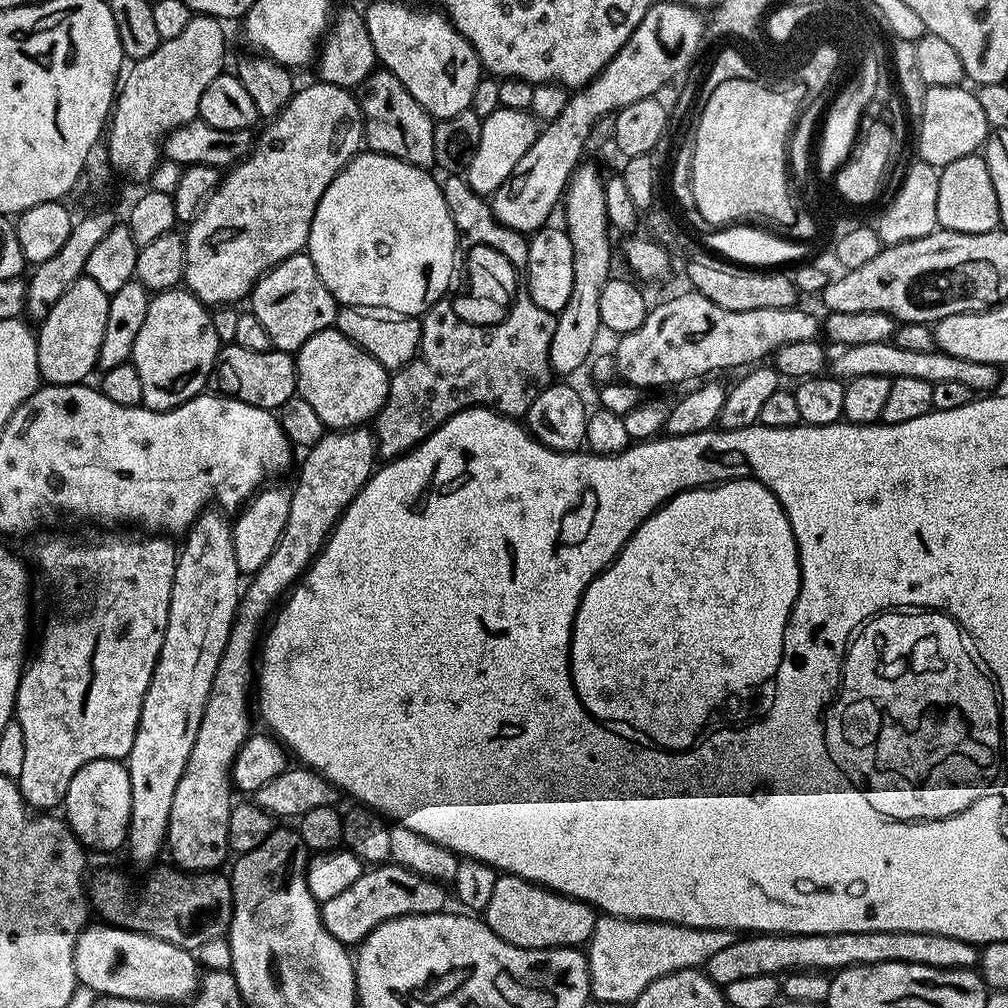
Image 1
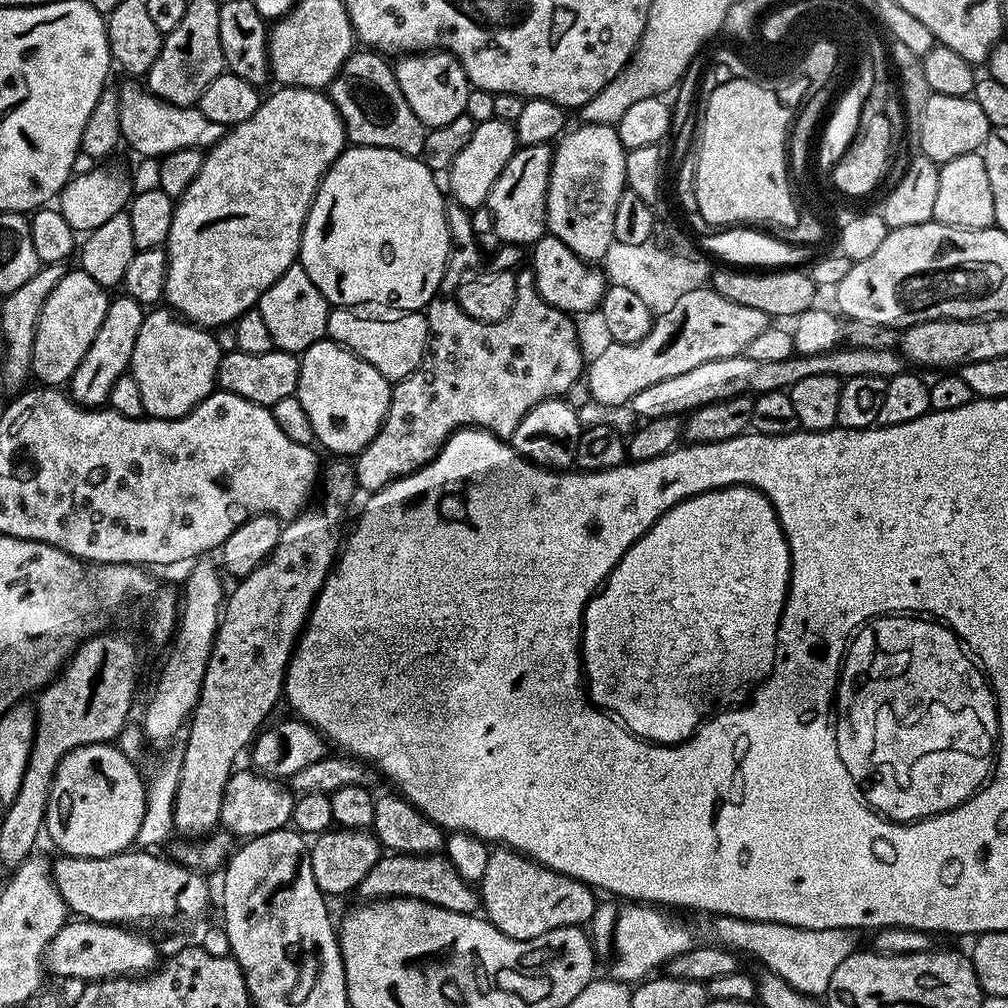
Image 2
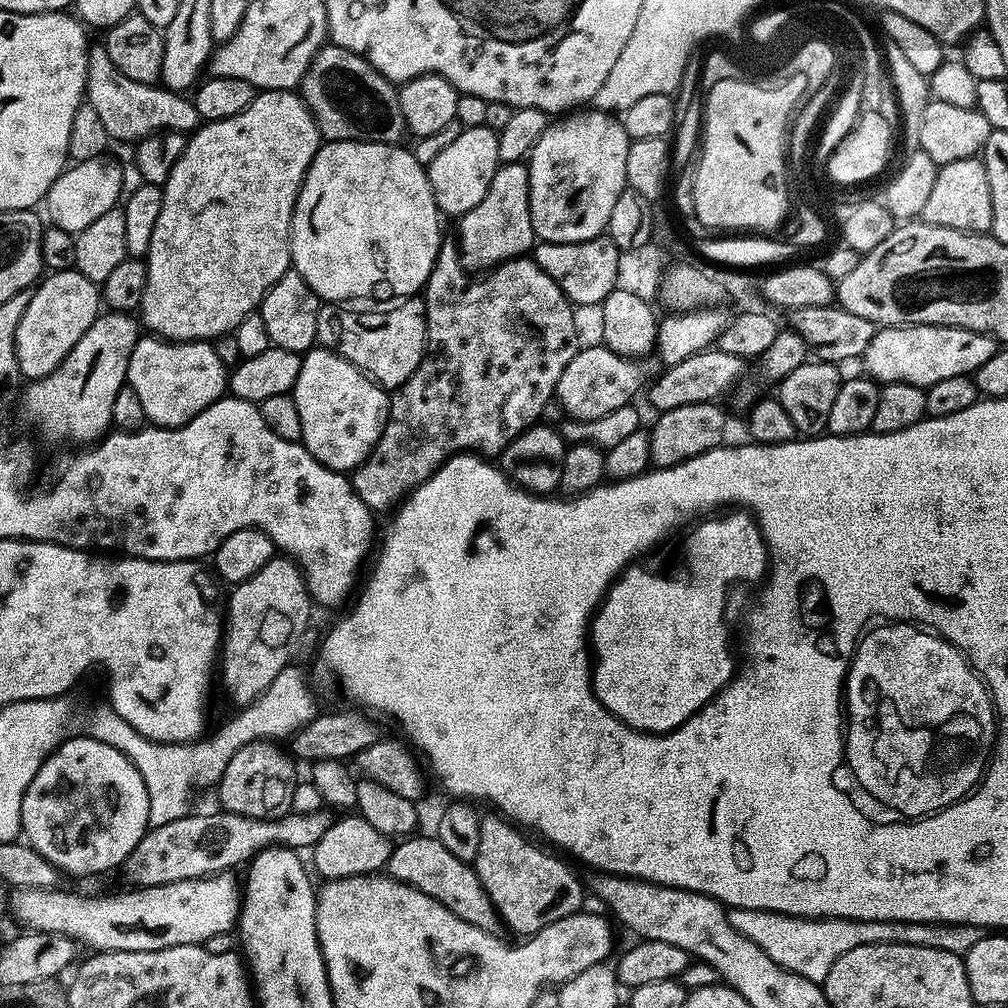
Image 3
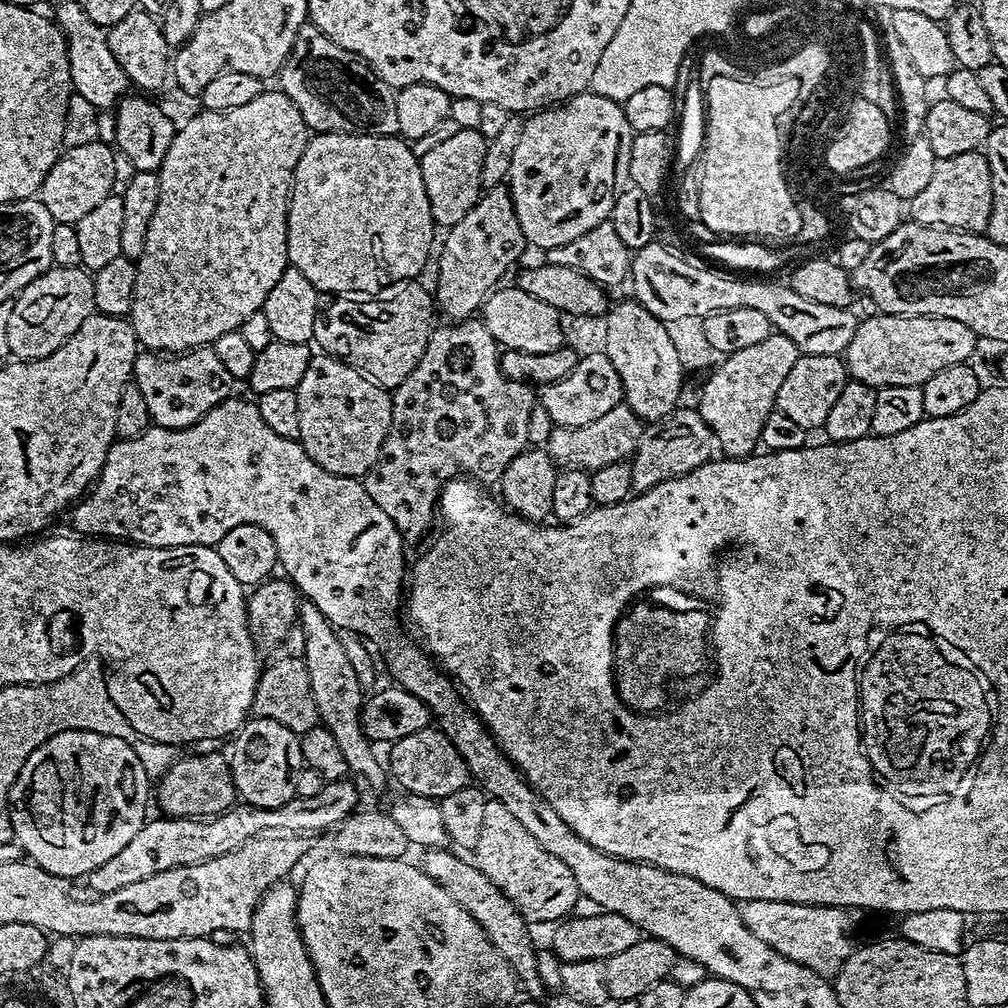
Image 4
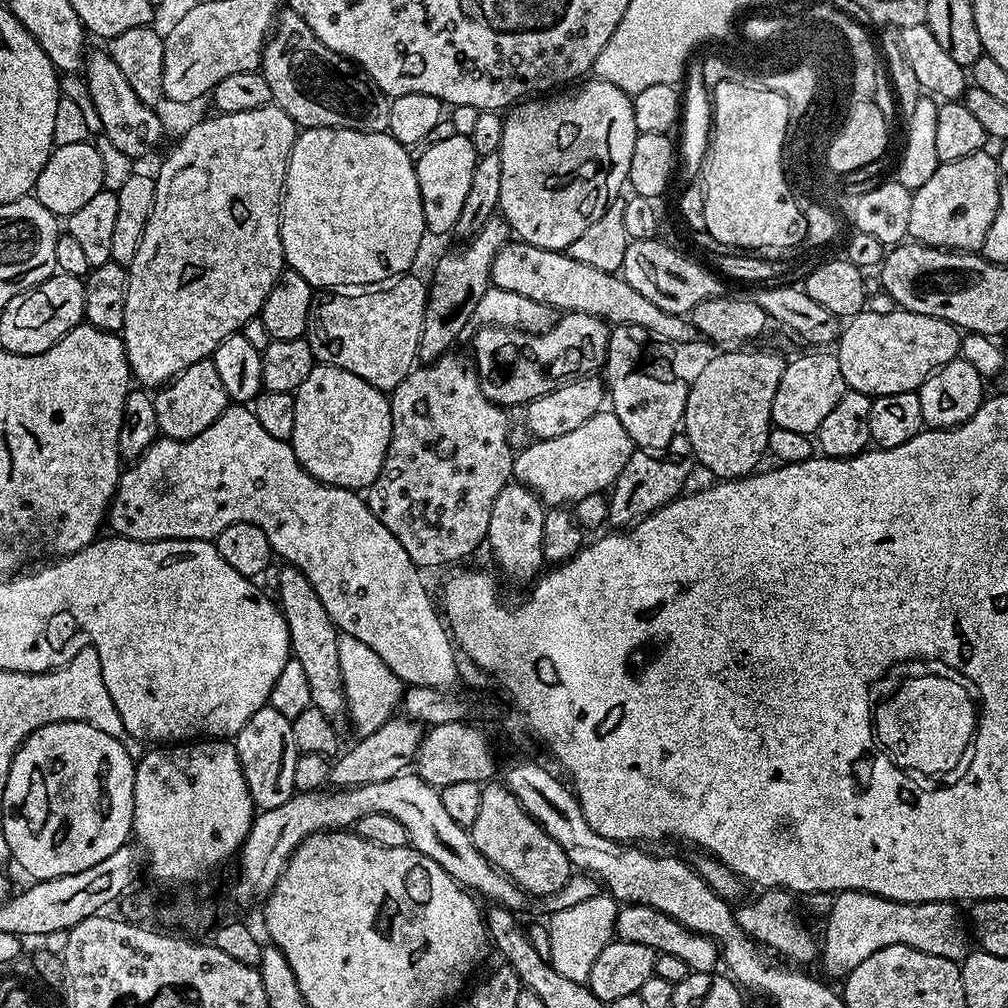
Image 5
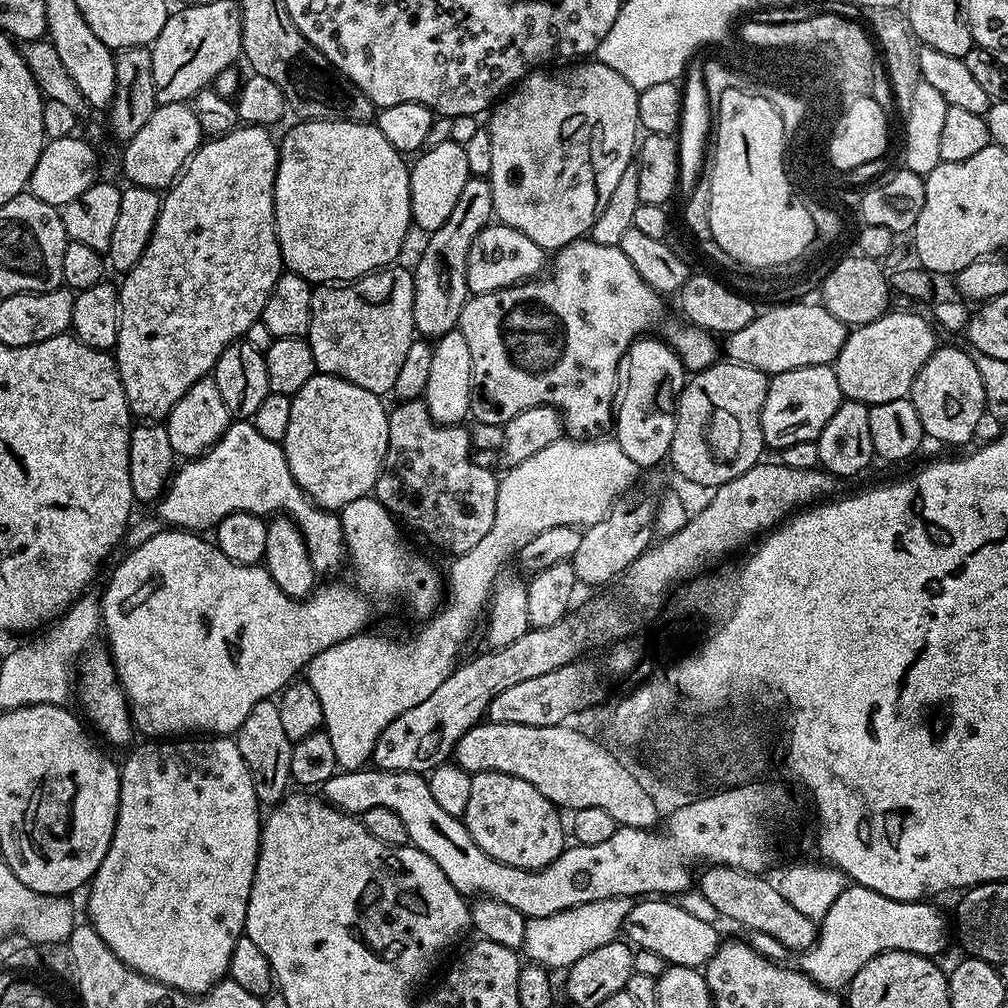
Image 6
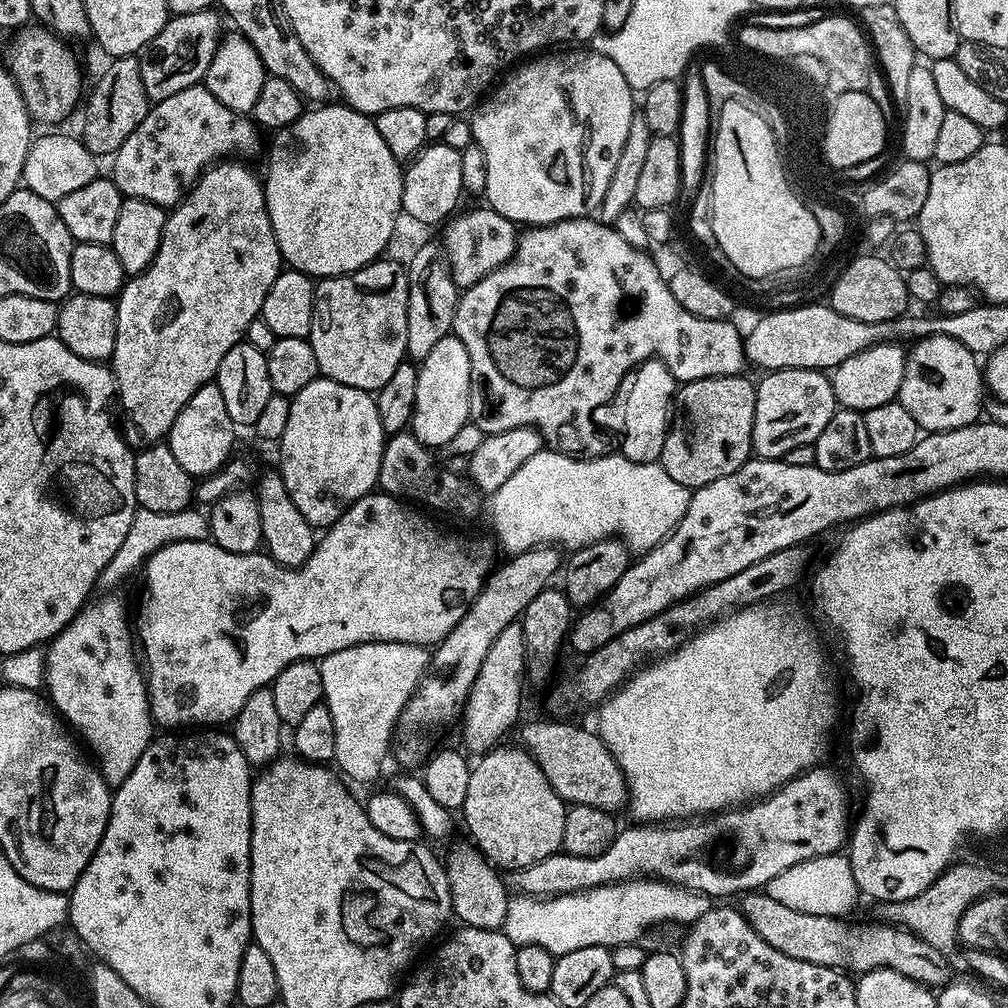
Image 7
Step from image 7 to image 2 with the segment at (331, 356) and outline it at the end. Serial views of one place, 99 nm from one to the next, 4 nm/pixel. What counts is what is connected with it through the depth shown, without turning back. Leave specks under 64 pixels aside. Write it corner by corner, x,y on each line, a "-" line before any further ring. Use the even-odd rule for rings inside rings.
345,304
328,313
327,339
370,362
389,382
404,380
424,361
428,350
428,318
423,311
407,312
385,304

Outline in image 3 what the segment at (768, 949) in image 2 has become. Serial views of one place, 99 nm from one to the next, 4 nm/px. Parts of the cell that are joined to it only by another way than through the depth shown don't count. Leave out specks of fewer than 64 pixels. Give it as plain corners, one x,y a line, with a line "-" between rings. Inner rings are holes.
733,908
728,912
728,921
740,934
746,934
754,946
766,950
778,966
790,970
807,980
823,982
830,974
834,962
842,958
854,946
874,944
900,944
926,946
963,956
970,946
986,935
985,929
976,924
916,923
905,920
847,920
837,916
809,918
787,916
781,912
757,908

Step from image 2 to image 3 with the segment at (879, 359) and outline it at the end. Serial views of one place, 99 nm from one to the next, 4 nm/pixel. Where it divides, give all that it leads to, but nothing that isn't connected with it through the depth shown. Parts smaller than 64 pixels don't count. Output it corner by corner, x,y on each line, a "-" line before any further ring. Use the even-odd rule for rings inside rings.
713,346
694,354
690,358
682,358
682,362
677,364
669,364
663,369
664,373
657,378
656,381
649,383
646,388
646,396
648,392
648,404
652,408
656,408
657,413
669,412
670,410
678,410
678,406
694,406
695,404
710,404
719,401
719,396
724,396
740,379
744,376
745,357
738,354
726,354
718,346

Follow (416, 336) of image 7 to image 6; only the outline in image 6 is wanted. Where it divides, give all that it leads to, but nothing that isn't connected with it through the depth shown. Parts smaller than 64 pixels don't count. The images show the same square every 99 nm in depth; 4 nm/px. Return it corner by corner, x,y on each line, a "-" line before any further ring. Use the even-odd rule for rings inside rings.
472,176
462,186
462,194
450,218
427,237
428,245
414,267
414,326
424,338
439,338
460,323
464,304
470,299
468,276
464,273
474,238
493,219
492,183
483,176

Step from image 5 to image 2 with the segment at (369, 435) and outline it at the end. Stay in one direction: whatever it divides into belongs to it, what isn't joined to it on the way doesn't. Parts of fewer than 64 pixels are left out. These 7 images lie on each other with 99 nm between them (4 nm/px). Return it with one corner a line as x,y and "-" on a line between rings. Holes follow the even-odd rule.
333,340
314,342
300,356
300,373
295,396
314,426
315,443
336,458
359,456
384,424
390,410
393,385
370,362
358,358

